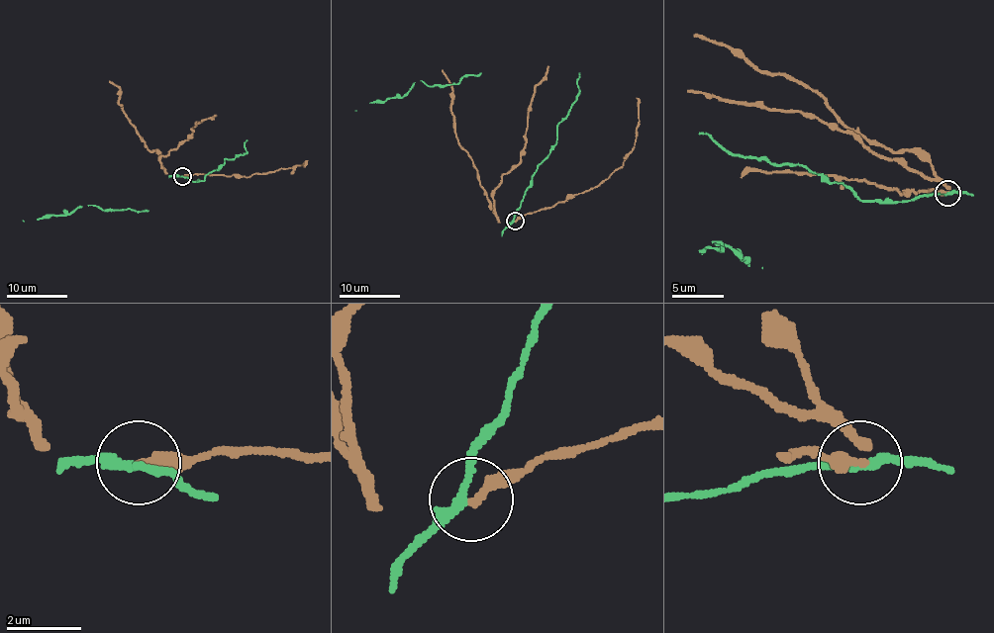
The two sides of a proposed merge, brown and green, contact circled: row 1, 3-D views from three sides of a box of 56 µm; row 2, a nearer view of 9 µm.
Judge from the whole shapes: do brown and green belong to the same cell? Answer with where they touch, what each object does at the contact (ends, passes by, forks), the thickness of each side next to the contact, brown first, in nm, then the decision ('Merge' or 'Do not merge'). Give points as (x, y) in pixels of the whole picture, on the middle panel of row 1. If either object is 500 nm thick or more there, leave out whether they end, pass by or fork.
Place: (515, 221). At the ring brown ends. At the ring green passes by. Thickness 280 nm (brown) against 240 nm. Do not merge

